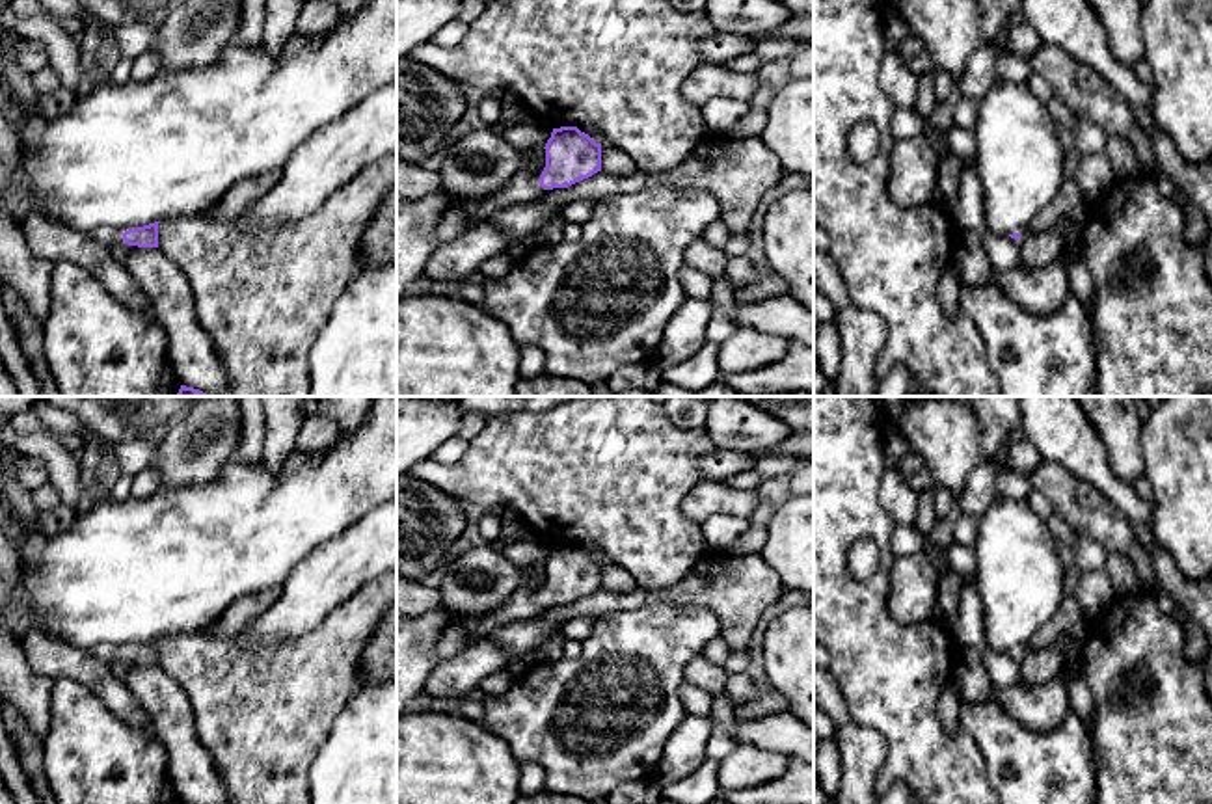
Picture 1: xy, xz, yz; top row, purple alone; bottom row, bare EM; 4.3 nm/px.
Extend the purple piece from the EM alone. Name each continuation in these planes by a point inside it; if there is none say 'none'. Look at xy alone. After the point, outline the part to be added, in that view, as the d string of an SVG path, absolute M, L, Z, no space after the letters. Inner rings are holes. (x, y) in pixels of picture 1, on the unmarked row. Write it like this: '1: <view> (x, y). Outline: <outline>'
1: xy (105, 652). Outline: M101 644L101 646L93 648L91 651L93 651L95 657L99 657L104 663L123 659L123 650L108 646L108 644Z

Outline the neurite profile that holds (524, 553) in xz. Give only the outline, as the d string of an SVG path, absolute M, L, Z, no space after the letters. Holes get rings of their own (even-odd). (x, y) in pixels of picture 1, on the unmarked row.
M534 536L508 543L501 553L519 570L527 570L536 564L545 564L547 556L551 555L551 549L553 549L551 543Z

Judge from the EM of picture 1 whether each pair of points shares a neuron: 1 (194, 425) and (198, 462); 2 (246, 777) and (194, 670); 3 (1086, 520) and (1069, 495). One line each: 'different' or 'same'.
1: same
2: same
3: same

